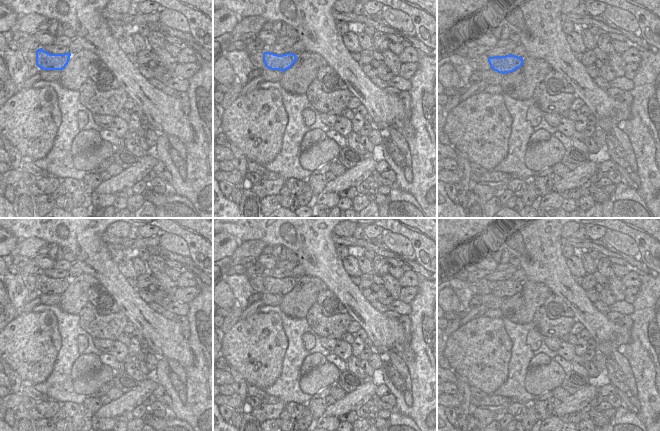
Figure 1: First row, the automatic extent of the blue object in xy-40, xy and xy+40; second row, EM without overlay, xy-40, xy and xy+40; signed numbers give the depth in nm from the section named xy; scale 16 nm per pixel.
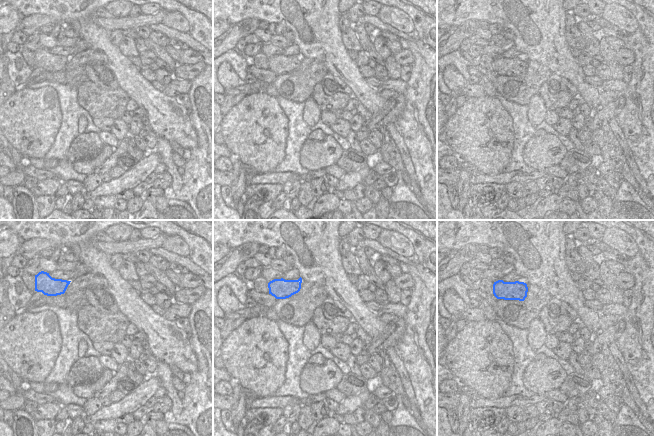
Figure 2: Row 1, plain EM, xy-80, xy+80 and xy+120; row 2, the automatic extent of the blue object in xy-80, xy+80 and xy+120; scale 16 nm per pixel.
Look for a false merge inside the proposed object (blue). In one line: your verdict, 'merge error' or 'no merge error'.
no merge error

